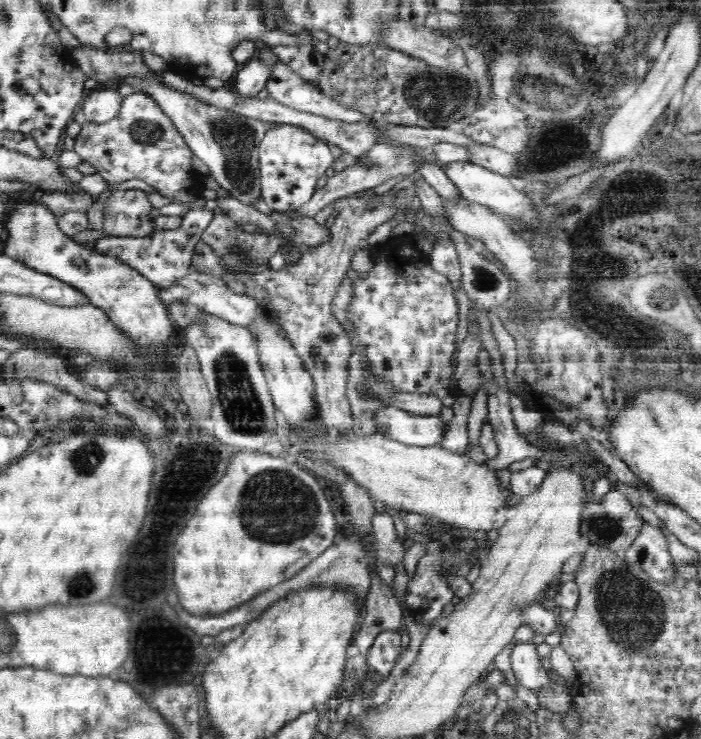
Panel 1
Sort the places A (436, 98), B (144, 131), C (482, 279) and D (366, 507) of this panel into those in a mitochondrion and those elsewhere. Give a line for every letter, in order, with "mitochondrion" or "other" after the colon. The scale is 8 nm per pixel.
A: mitochondrion
B: mitochondrion
C: mitochondrion
D: other

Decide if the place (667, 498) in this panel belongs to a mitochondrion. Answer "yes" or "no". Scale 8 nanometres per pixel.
no

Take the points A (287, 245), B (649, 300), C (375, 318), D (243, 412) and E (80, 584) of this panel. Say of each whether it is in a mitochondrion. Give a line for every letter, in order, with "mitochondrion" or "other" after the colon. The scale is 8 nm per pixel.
A: other
B: mitochondrion
C: other
D: mitochondrion
E: mitochondrion

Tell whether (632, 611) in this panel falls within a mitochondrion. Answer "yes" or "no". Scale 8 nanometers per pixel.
yes

